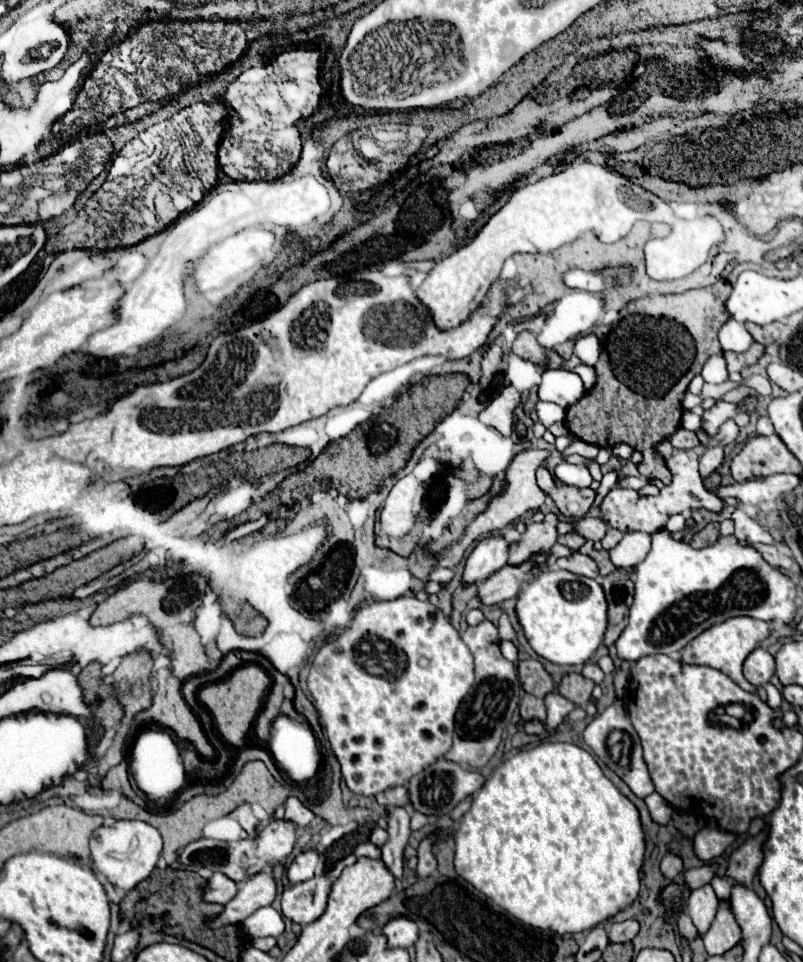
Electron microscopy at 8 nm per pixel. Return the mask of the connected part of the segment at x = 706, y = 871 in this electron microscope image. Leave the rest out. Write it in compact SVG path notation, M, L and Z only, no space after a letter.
M704 863L702 867L694 867L694 869L686 871L684 881L688 883L690 889L696 889L696 887L702 887L702 885L710 883L716 873L718 873L718 865L708 865L708 863Z

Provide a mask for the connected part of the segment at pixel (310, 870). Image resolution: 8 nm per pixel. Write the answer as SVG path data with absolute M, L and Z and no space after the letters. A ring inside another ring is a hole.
M308 849L304 853L300 853L294 863L288 867L288 879L290 879L290 885L296 885L300 881L306 881L306 879L312 879L314 877L314 871L316 871L316 861L320 859L322 855L316 851L316 849Z

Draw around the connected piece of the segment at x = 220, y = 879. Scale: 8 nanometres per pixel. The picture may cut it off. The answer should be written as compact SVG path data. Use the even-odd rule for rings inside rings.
M214 873L214 877L208 879L208 885L204 889L204 899L210 903L226 905L228 901L234 899L236 893L238 893L238 887L232 879L228 879L224 873Z

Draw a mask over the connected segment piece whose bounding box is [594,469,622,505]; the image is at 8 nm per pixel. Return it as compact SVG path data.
M612 469L612 471L604 473L604 477L602 477L602 481L600 481L600 491L598 491L598 497L596 497L594 505L600 505L602 497L616 485L616 481L618 481L620 477L622 477L622 471L620 471L620 469Z

